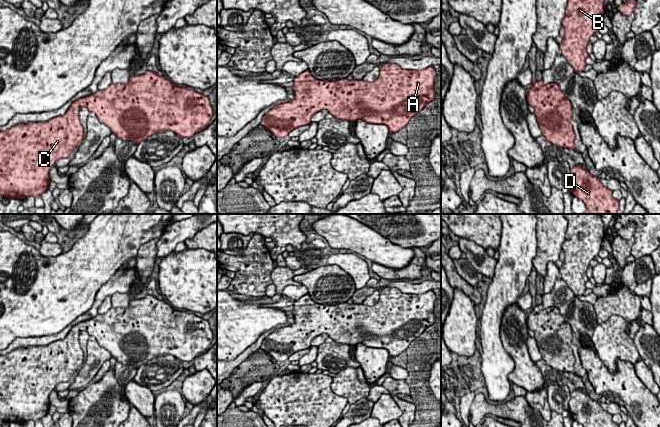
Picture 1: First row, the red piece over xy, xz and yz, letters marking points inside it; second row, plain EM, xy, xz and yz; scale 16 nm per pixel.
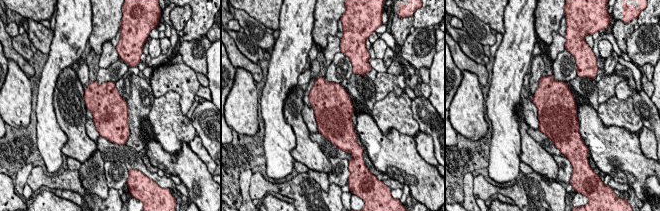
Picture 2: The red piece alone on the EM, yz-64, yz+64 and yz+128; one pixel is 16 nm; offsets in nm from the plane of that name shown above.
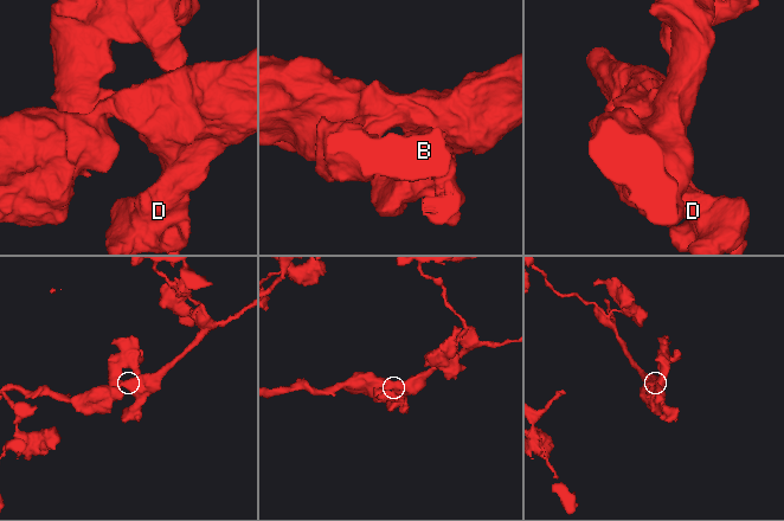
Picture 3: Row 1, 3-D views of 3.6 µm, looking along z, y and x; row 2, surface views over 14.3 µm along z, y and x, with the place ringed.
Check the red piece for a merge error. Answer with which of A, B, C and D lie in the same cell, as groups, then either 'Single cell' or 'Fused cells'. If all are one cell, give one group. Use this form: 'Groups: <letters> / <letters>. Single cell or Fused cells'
Groups: A B C D. Single cell

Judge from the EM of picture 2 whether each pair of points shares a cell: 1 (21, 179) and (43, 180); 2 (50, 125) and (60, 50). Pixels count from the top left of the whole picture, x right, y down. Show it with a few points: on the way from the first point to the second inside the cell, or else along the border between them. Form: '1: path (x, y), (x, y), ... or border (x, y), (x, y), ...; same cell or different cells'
1: border (34, 166), (26, 182); different cells
2: path (46, 106), (46, 86), (52, 69); same cell

